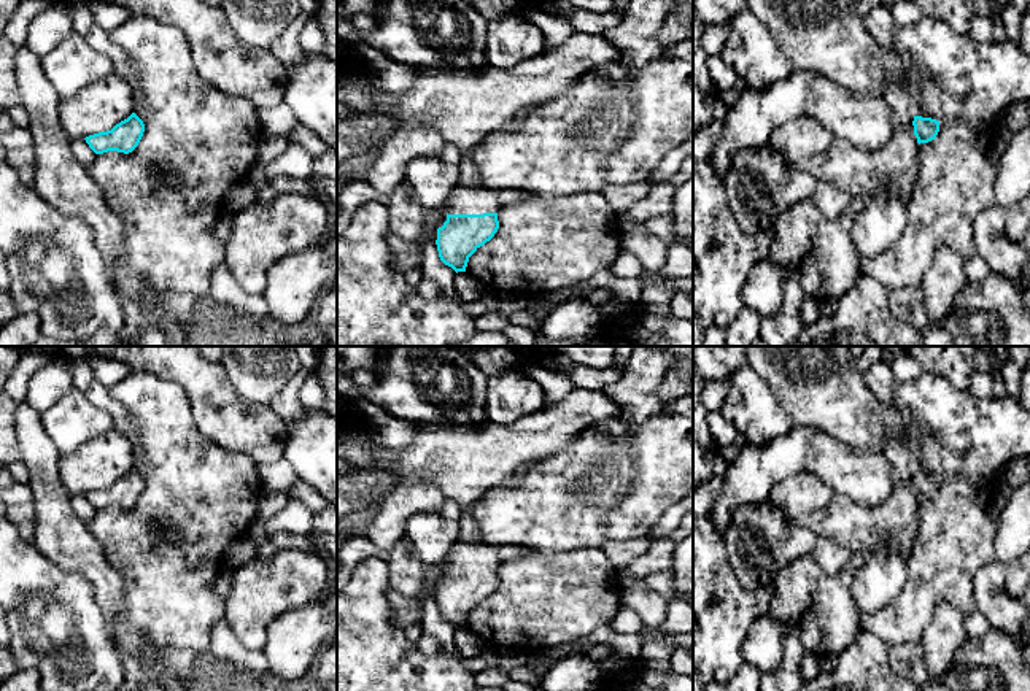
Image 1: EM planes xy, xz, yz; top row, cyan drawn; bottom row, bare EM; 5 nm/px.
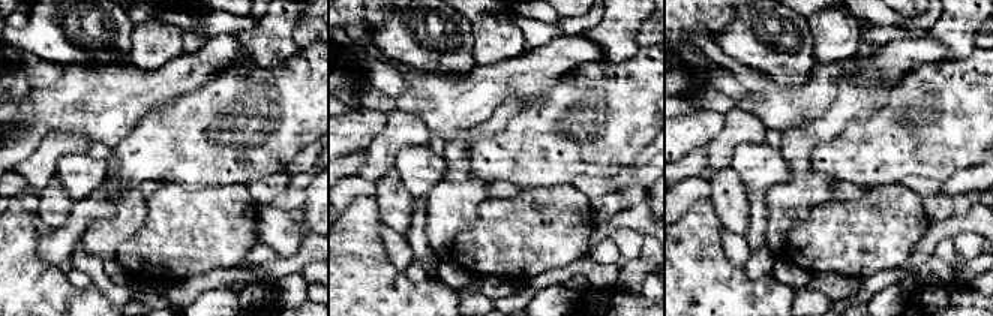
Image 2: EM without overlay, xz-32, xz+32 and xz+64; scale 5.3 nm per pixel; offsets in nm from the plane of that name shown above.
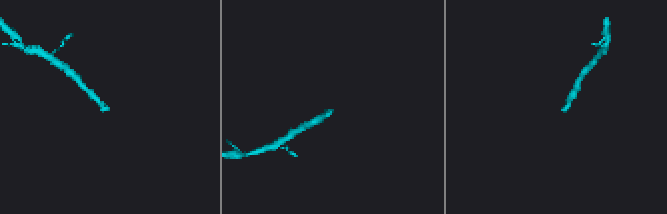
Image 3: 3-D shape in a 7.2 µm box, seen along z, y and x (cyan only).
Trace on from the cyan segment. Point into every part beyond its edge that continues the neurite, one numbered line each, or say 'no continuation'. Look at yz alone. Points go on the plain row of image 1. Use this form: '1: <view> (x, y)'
1: yz (895, 523)

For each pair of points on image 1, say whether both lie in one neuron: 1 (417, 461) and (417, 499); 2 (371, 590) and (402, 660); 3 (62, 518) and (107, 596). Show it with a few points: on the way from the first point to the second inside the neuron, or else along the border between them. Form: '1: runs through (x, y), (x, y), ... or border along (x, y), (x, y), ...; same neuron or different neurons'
1: border along (391, 491), (420, 480), (447, 499); different neurons
2: runs through (371, 607), (371, 628), (385, 642); same neuron
3: runs through (64, 537), (102, 577); same neuron

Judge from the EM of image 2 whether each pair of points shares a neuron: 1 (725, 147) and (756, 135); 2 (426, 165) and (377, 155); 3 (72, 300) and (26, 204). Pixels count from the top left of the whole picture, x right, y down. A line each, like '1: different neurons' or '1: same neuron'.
1: same neuron
2: different neurons
3: same neuron

